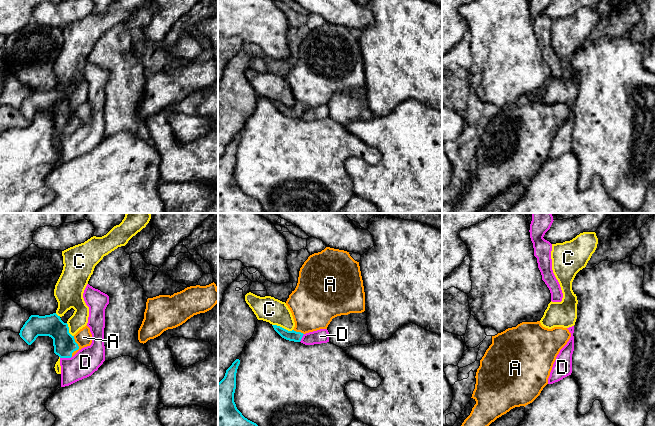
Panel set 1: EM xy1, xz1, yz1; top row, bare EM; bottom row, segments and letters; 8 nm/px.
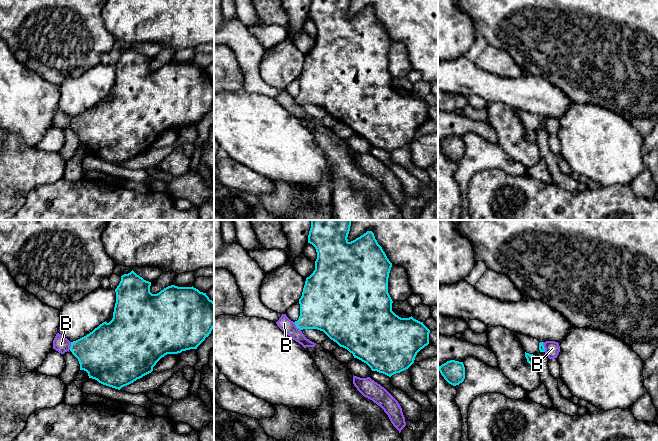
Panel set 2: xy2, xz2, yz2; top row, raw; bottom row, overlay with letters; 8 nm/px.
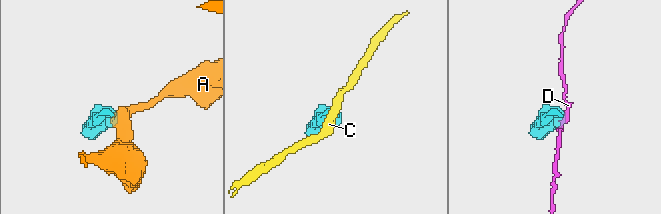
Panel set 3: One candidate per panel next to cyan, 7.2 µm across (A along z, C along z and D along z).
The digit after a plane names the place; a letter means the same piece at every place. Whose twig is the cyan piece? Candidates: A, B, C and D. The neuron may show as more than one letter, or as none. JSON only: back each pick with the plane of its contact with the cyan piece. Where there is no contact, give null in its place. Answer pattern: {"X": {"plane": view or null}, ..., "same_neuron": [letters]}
{"A": {"plane": "xy1"}, "same_neuron": ["A"]}

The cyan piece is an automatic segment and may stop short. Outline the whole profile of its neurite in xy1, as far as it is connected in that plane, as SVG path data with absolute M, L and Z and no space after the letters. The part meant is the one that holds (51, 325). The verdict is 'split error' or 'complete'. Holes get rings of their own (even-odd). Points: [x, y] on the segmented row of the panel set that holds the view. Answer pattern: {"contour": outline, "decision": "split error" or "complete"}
{"contour": "M56 313L45 316L31 315L19 335L28 345L31 345L38 336L51 337L54 353L60 358L71 358L92 343L92 334L87 325L72 336L68 324Z", "decision": "split error"}

